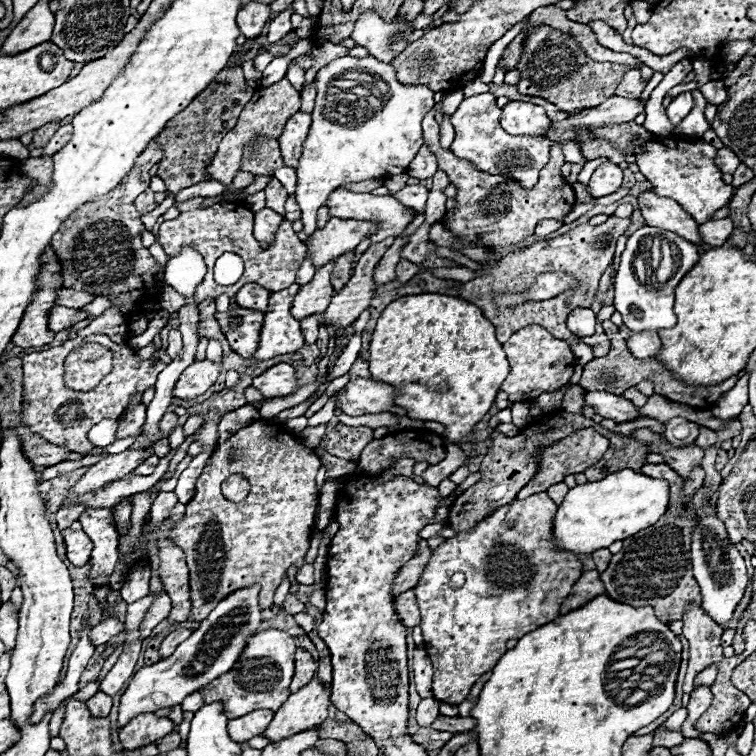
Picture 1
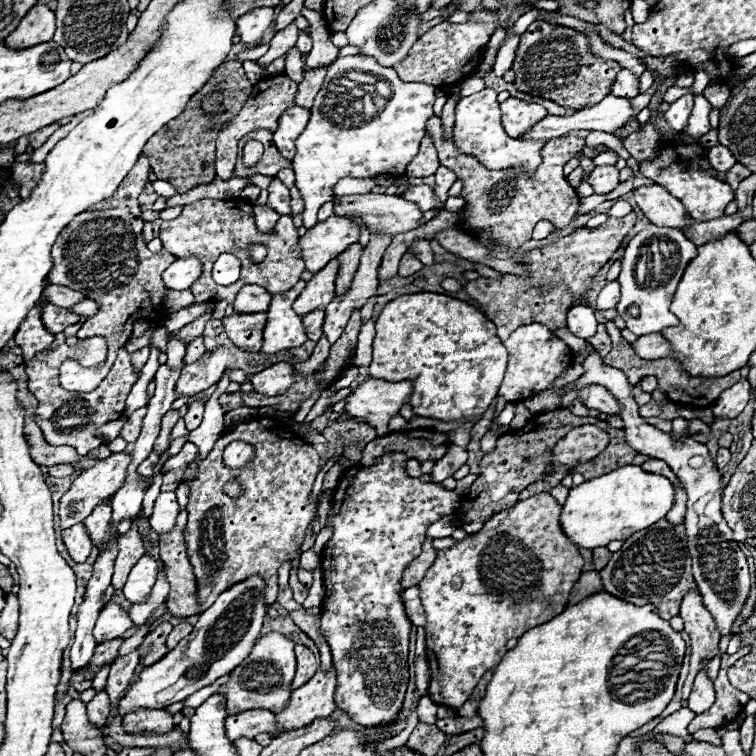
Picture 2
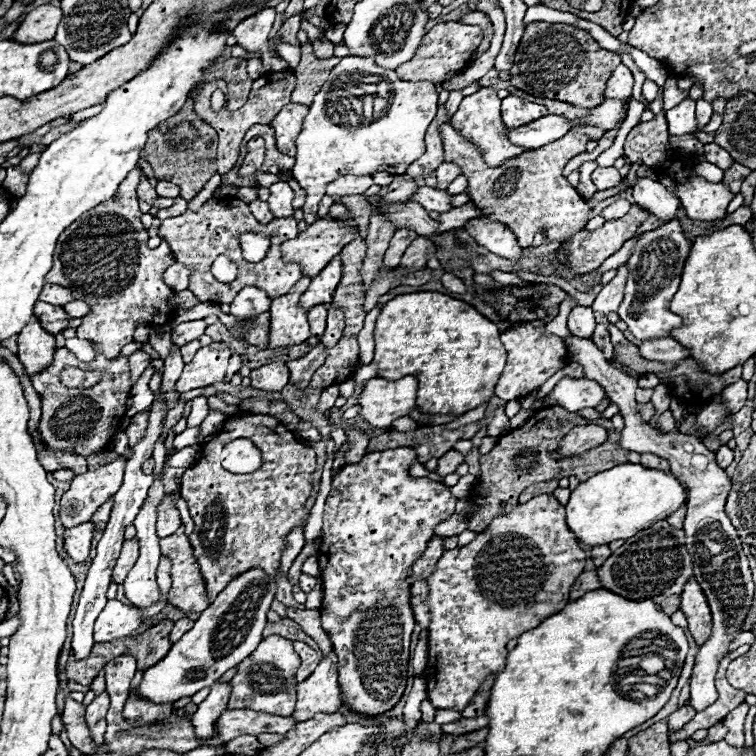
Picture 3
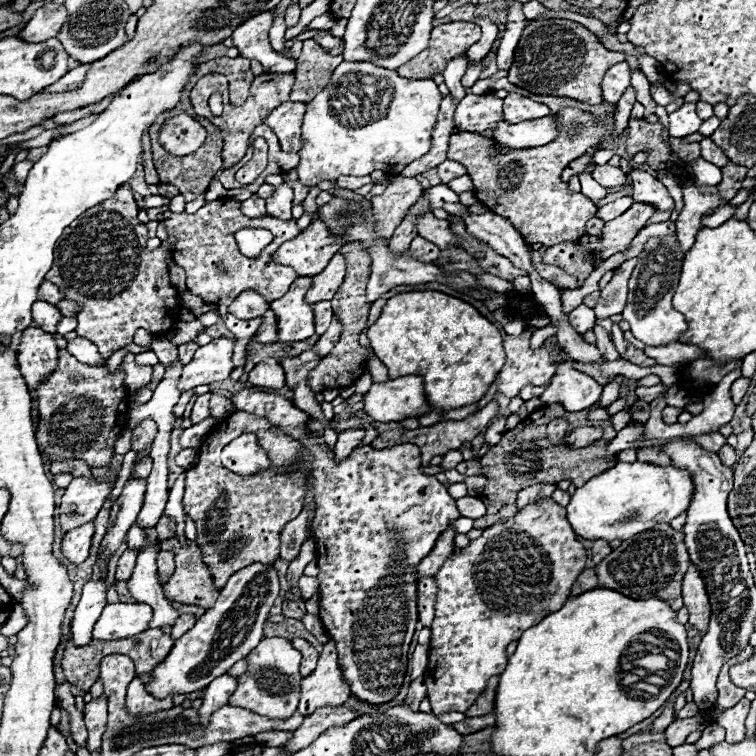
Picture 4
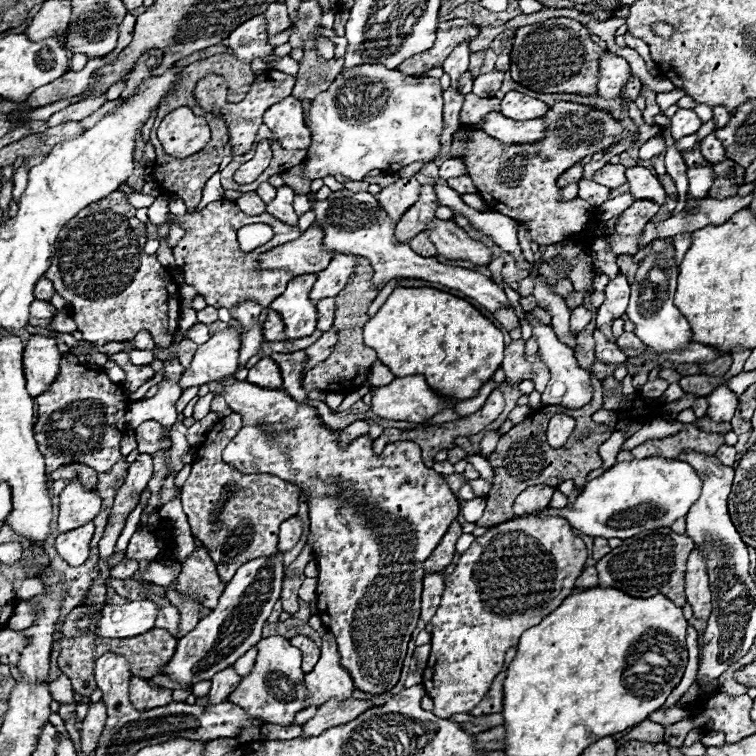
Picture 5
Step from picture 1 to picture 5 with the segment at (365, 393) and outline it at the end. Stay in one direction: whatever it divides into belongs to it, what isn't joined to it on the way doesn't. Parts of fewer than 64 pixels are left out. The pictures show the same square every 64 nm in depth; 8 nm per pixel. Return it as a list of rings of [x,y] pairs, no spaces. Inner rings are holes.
[[[418,374],[394,378],[386,386],[372,388],[370,408],[380,418],[420,424],[444,408],[454,408],[454,404],[448,404],[434,394],[424,376]]]

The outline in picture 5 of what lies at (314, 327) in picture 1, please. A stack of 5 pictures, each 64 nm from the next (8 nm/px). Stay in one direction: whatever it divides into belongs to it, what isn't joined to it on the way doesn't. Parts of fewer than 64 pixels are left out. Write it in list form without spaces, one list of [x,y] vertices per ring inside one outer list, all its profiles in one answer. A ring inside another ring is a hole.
[[[324,298],[316,302],[316,310],[318,310],[318,330],[322,332],[330,330],[334,322],[334,298]]]

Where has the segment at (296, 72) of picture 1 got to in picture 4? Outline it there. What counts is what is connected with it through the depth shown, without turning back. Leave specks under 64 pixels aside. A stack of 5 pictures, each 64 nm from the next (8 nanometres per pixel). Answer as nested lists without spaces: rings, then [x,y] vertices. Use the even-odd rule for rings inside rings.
[[[274,14],[274,24],[270,28],[270,44],[276,52],[282,52],[284,56],[288,58],[294,58],[292,56],[292,50],[286,48],[286,38],[284,38],[284,32],[286,32],[286,26],[284,26],[284,16],[280,14]]]

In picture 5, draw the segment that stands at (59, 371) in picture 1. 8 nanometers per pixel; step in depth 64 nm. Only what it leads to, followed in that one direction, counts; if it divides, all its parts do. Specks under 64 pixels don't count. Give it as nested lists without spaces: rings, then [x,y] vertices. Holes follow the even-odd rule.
[[[68,352],[62,354],[60,372],[56,380],[50,384],[50,388],[38,396],[38,422],[34,426],[34,436],[38,442],[38,448],[42,456],[46,458],[46,474],[54,472],[58,466],[66,462],[82,462],[96,472],[108,472],[120,458],[120,440],[126,430],[126,406],[128,396],[124,394],[124,388],[118,382],[112,382],[104,370],[88,368],[84,364],[72,364],[66,360]]]

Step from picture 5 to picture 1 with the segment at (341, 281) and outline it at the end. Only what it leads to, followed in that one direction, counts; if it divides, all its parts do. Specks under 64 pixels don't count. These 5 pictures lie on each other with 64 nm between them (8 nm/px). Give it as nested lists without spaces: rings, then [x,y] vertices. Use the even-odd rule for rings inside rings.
[[[332,262],[316,268],[314,278],[298,290],[298,294],[292,300],[292,308],[290,308],[290,314],[296,320],[308,318],[312,314],[322,314],[326,310],[326,306],[330,304],[330,298],[334,296],[334,288],[330,282],[332,268],[334,268]]]

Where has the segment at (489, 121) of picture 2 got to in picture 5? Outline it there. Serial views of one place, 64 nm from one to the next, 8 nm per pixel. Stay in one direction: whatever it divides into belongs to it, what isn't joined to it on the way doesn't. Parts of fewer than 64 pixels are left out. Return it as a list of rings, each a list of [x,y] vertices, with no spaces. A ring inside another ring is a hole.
[[[464,94],[460,110],[460,126],[468,130],[482,130],[482,122],[490,112],[500,112],[498,98],[480,98],[476,94]]]

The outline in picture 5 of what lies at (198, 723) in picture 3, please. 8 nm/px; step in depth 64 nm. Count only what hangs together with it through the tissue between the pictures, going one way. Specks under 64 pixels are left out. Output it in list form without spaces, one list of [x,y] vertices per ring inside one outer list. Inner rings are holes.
[[[226,668],[218,674],[214,674],[212,678],[212,686],[210,686],[210,692],[208,692],[208,698],[210,698],[210,706],[218,704],[218,702],[226,702],[228,696],[234,692],[234,686],[238,686],[242,678],[234,672],[234,668]]]

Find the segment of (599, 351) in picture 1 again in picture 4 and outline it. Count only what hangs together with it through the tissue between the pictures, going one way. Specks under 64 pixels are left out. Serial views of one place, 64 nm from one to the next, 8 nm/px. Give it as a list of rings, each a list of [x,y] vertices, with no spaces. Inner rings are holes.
[[[596,324],[596,326],[594,326],[594,334],[596,334],[596,346],[598,346],[598,350],[602,352],[604,360],[618,360],[620,354],[616,352],[616,348],[614,348],[608,332],[606,332],[602,326]]]

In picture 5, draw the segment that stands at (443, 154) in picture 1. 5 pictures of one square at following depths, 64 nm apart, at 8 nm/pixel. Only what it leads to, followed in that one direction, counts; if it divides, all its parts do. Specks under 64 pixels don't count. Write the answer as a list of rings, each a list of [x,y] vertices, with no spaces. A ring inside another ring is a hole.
[[[558,102],[548,110],[544,118],[546,126],[554,126],[548,130],[546,142],[506,146],[480,130],[470,132],[468,142],[454,136],[450,158],[460,158],[466,164],[466,170],[474,180],[482,200],[490,204],[494,212],[502,212],[514,218],[518,224],[524,224],[532,234],[532,242],[550,246],[570,238],[570,234],[582,232],[588,218],[595,212],[589,202],[579,197],[562,202],[561,189],[556,184],[558,176],[588,156],[590,148],[598,152],[614,144],[614,134],[620,136],[624,132],[624,126],[618,120],[610,118],[610,114],[604,110],[574,102]]]

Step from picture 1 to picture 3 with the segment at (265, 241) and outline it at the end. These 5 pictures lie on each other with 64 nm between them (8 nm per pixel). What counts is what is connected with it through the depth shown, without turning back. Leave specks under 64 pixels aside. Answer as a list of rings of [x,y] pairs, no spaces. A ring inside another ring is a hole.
[[[254,200],[254,202],[250,202],[248,206],[250,206],[252,214],[256,216],[256,220],[258,220],[260,224],[268,224],[268,222],[272,222],[272,220],[276,218],[276,216],[270,212],[268,204],[266,204],[266,202],[262,202],[262,200]]]

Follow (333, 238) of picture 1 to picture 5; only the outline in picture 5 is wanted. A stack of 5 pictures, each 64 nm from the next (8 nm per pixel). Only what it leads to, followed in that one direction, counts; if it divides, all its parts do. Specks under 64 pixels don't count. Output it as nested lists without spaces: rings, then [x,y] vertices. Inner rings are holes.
[[[314,222],[296,240],[286,242],[262,254],[260,264],[264,268],[286,268],[294,276],[318,274],[330,264],[332,258],[332,252],[324,250],[322,242],[324,242],[324,232],[320,230],[318,222]]]

